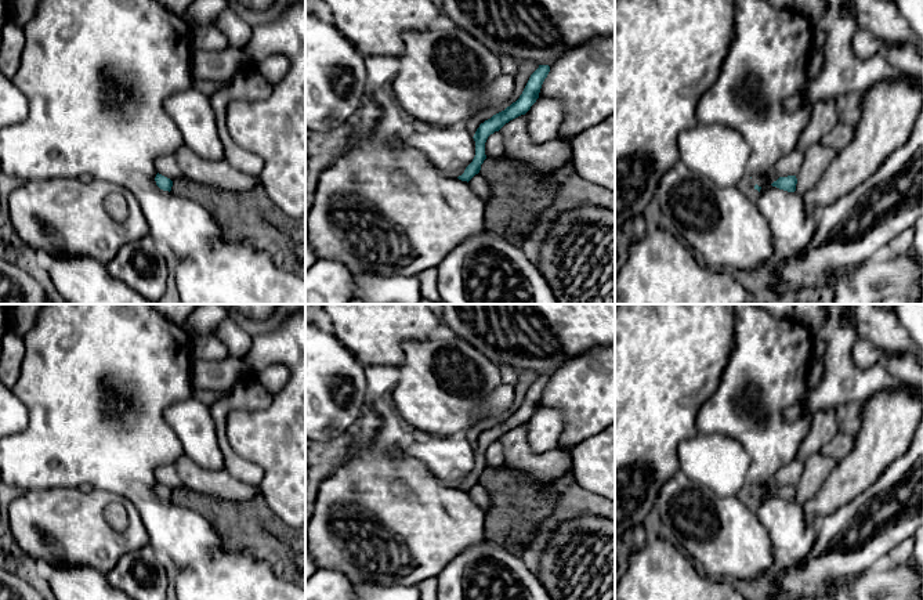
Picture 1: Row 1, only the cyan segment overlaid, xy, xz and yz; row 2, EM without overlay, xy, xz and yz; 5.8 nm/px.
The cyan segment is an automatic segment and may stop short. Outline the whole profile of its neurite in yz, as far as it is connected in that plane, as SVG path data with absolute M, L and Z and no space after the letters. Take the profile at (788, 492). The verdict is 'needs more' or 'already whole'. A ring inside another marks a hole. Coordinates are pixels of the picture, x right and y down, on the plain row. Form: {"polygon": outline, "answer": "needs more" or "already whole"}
{"polygon": "M788 485L788 487L779 487L771 495L788 502L794 502L796 494L797 494L796 485Z", "answer": "already whole"}

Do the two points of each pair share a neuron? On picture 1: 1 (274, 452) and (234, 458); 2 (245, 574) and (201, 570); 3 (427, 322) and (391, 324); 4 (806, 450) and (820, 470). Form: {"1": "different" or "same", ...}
{"1": "different", "2": "same", "3": "same", "4": "same"}

